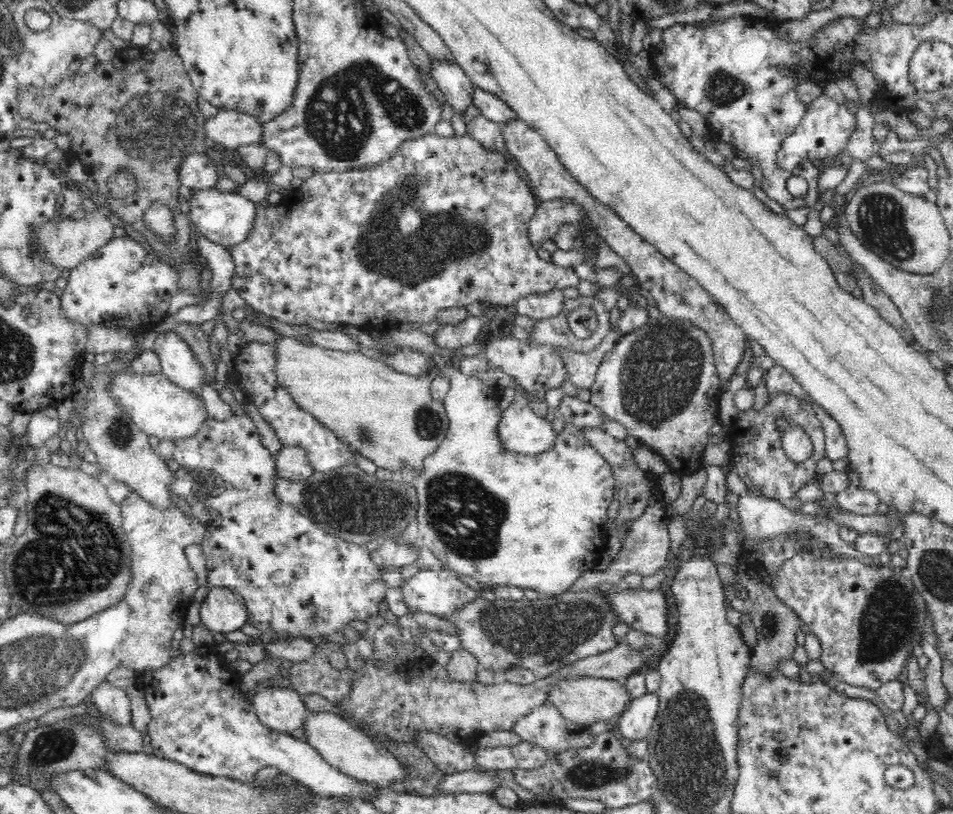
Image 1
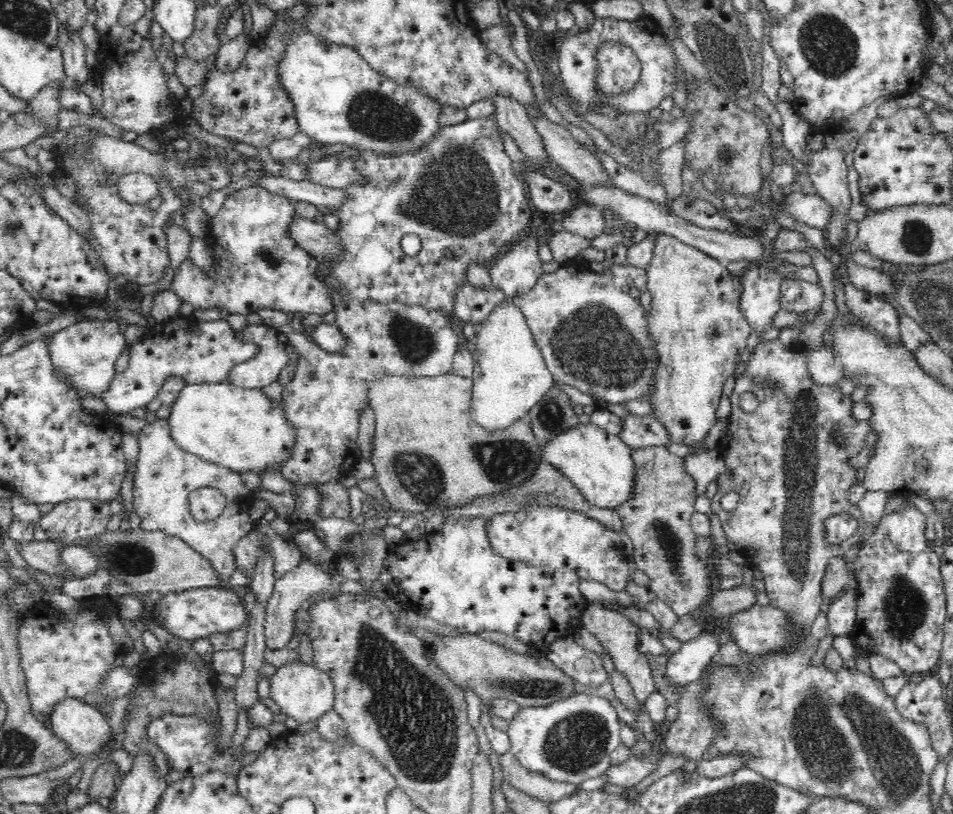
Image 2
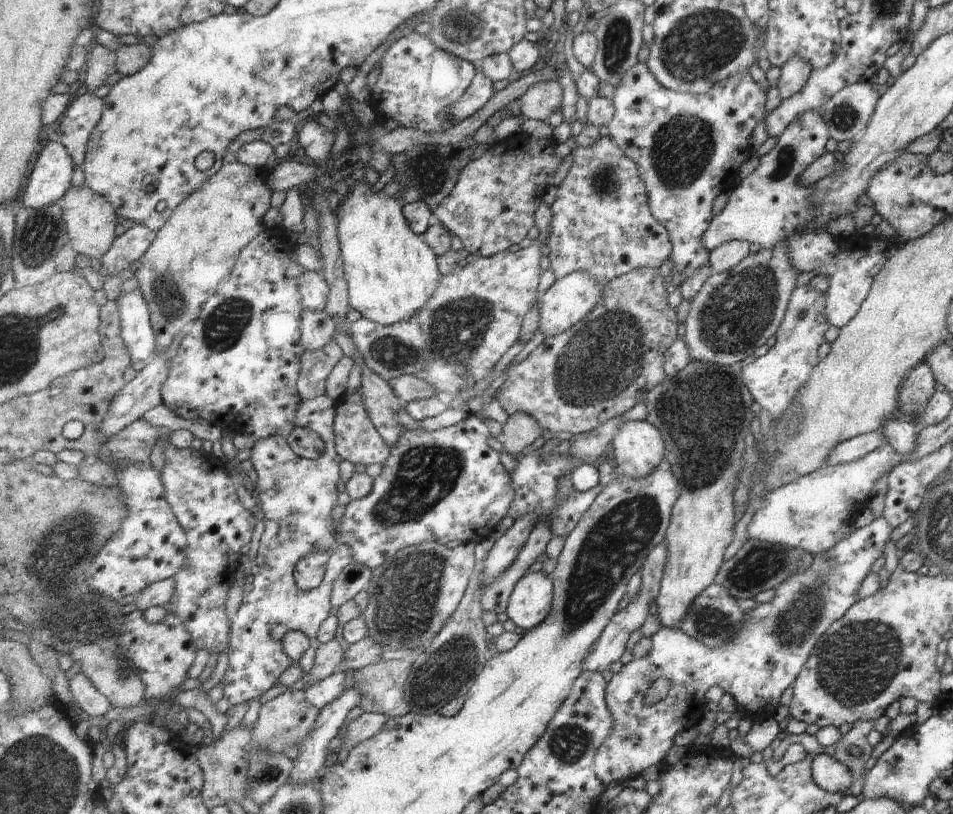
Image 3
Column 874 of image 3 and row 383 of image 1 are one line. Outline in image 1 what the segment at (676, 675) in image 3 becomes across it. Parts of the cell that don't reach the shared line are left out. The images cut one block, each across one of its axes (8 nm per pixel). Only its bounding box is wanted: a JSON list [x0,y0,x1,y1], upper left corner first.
[481,295,615,396]

